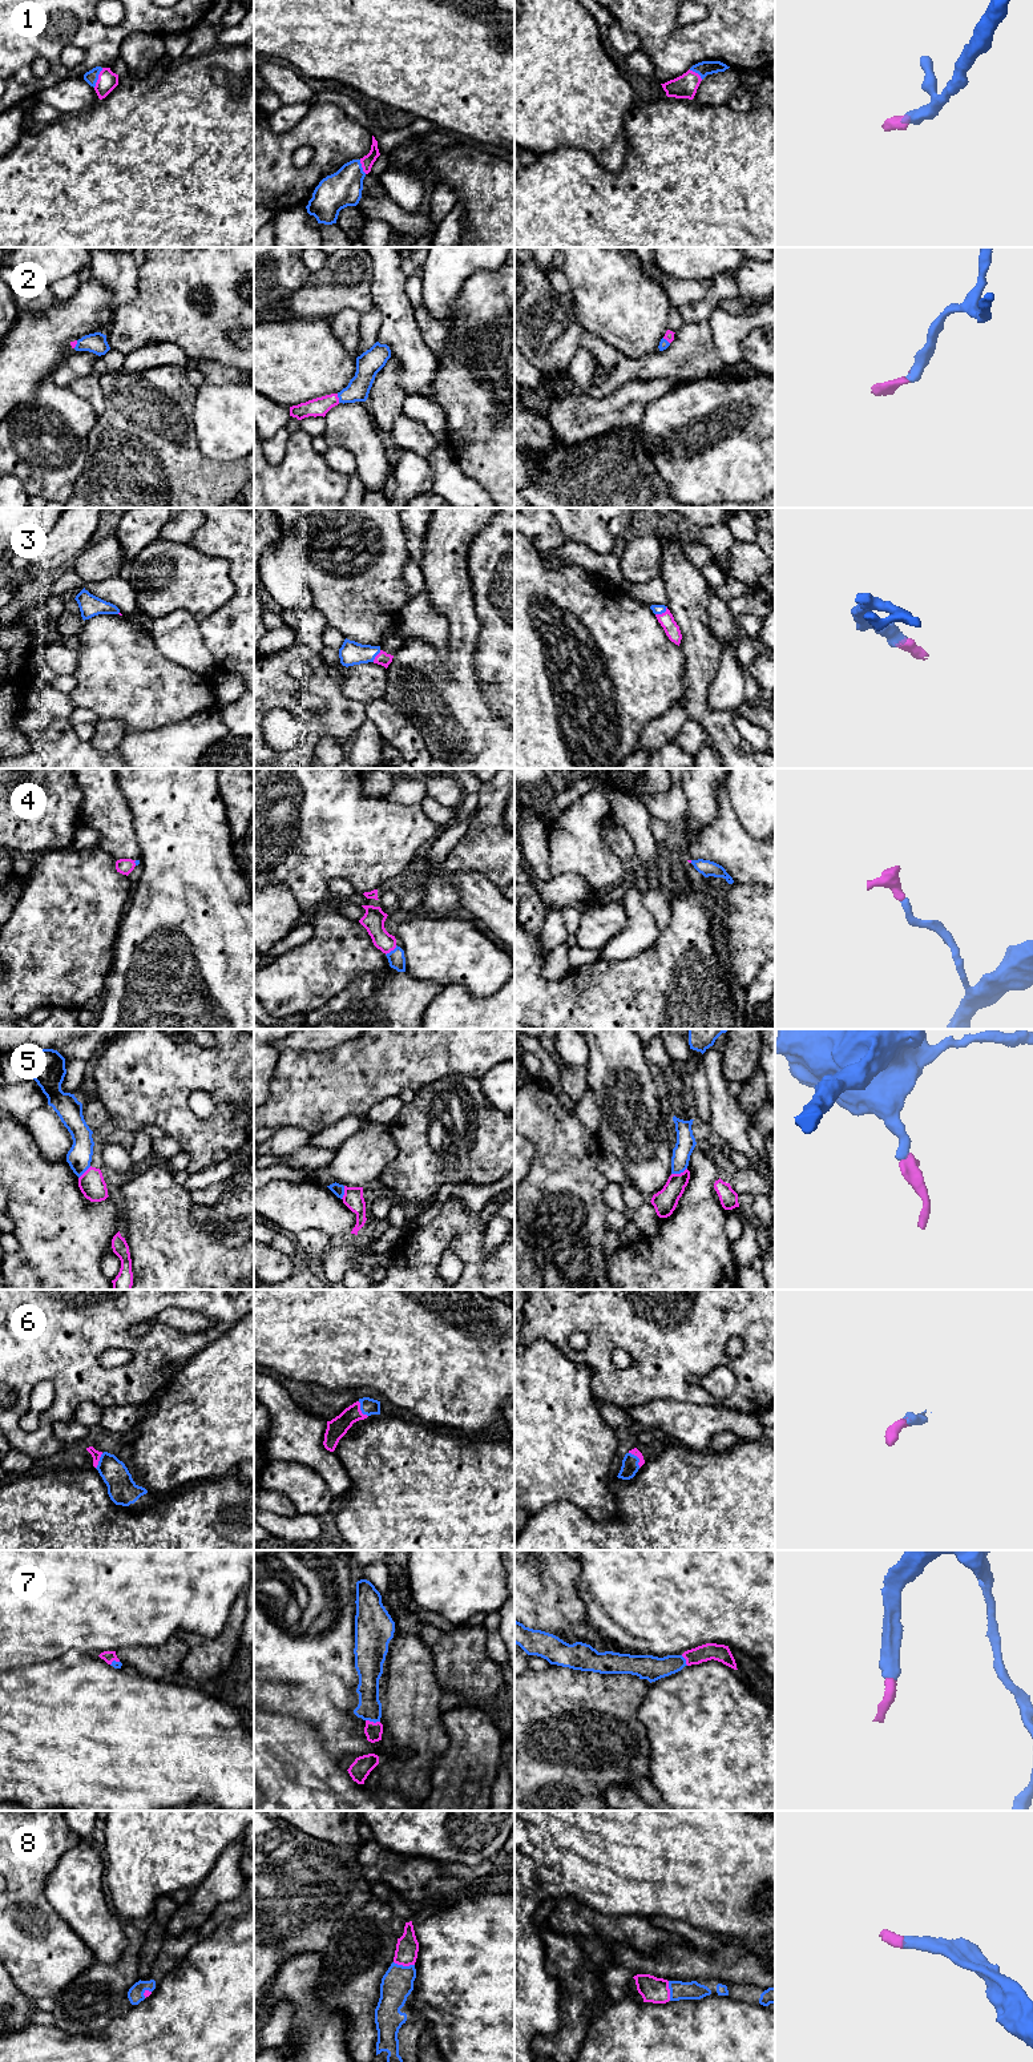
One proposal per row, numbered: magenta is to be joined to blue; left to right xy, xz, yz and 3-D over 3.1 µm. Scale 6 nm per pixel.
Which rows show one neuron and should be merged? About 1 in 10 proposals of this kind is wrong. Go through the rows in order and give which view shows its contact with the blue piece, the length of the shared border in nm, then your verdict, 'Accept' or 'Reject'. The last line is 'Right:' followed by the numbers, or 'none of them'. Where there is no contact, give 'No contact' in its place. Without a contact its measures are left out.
1: Touches blue in xy. Shared border 130 nm. Accept
2: Touches blue in xz. Shared border 60 nm. Accept
3: Touches blue in yz. Shared border 90 nm. Accept
4: Touches blue in xz. Shared border 90 nm. Accept
5: Touches blue in yz. Shared border 100 nm. Reject
6: Touches blue in yz. Shared border 120 nm. Accept
7: Touches blue in xz. Shared border 90 nm. Accept
8: Touches blue in xz. Shared border 130 nm. Accept
Right: 1, 2, 3, 4, 6, 7, 8

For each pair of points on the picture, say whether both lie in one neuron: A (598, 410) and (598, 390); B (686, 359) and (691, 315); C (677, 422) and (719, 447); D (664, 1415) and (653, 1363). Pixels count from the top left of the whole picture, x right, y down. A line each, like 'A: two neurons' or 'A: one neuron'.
A: two neurons
B: two neurons
C: one neuron
D: two neurons

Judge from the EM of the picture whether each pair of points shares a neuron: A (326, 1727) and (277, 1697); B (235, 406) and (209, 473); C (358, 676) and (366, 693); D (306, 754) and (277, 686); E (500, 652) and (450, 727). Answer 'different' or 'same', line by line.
A: same
B: different
C: same
D: same
E: different

